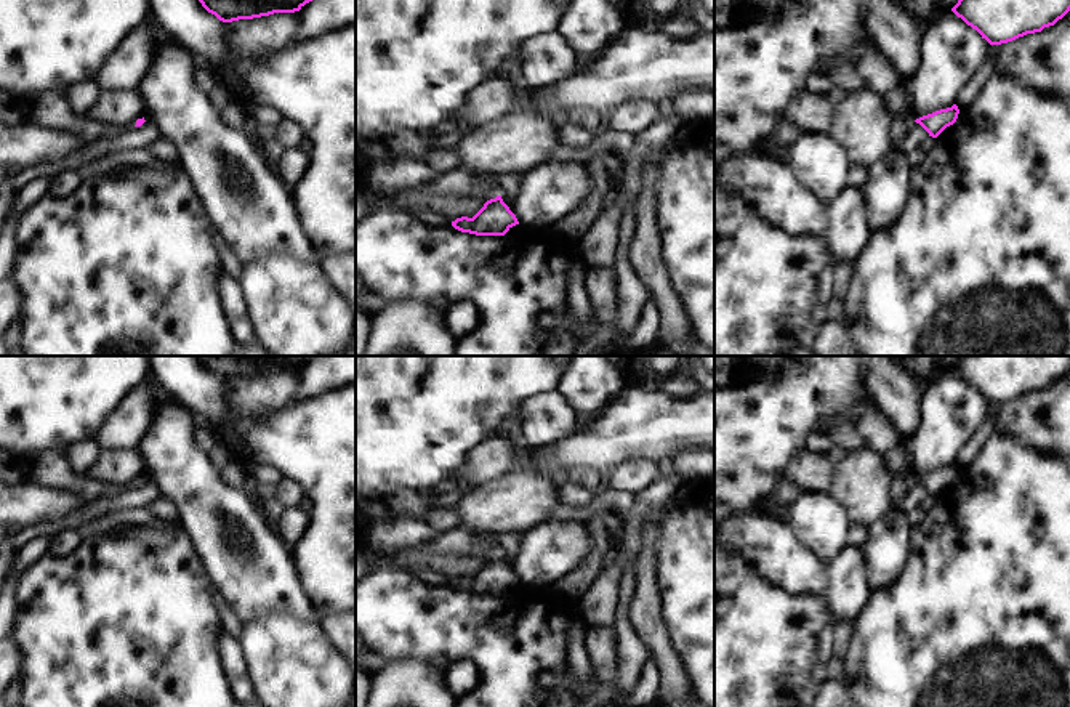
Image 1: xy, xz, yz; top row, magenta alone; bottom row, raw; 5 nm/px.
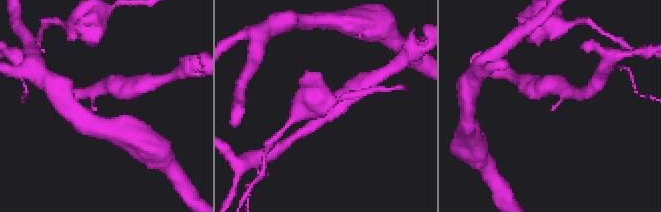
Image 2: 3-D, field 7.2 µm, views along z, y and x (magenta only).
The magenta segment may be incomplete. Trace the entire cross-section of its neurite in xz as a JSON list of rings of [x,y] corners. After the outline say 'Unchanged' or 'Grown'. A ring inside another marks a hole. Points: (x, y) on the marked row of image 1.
[[[501,196],[487,200],[473,218],[461,216],[452,221],[455,229],[476,236],[505,236],[516,224],[519,221]]]. Unchanged

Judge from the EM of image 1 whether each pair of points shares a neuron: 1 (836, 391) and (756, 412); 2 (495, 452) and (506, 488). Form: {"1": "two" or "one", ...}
{"1": "one", "2": "two"}

